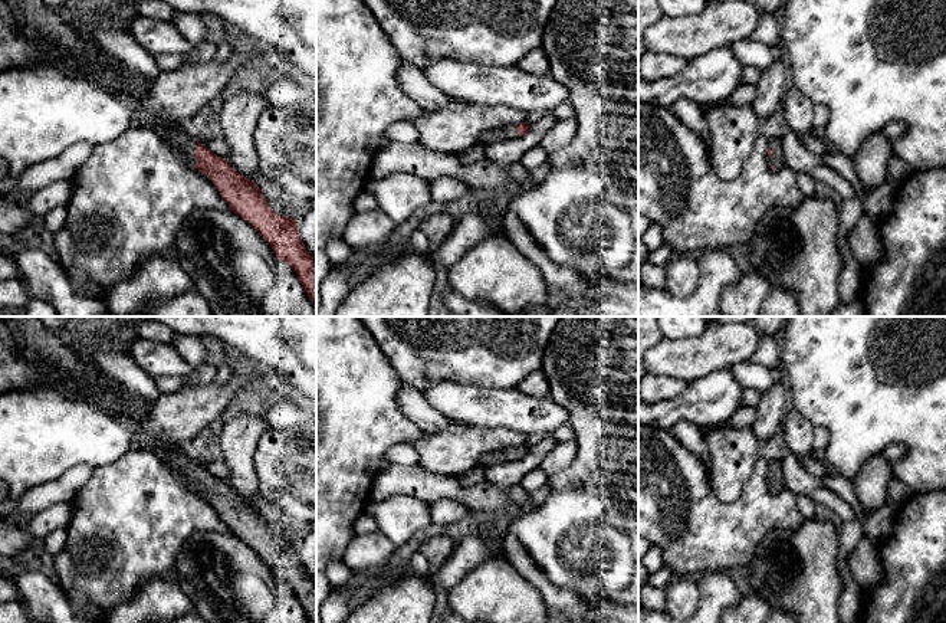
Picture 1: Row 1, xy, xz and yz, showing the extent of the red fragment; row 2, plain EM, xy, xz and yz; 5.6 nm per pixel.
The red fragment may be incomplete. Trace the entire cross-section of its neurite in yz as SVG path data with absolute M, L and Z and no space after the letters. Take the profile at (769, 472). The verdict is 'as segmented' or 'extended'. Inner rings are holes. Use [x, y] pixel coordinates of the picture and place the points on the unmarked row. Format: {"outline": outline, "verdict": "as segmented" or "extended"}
{"outline": "M771 460L769 462L768 485L772 492L779 492L785 488L781 460Z", "verdict": "extended"}

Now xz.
{"outline": "M522 445L522 446L513 446L503 450L492 452L480 459L479 466L486 469L497 463L516 462L525 458L529 453L529 450L531 450L529 446Z", "verdict": "extended"}

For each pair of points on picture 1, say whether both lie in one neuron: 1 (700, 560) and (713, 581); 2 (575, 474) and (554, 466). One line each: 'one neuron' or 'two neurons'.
1: two neurons
2: two neurons

